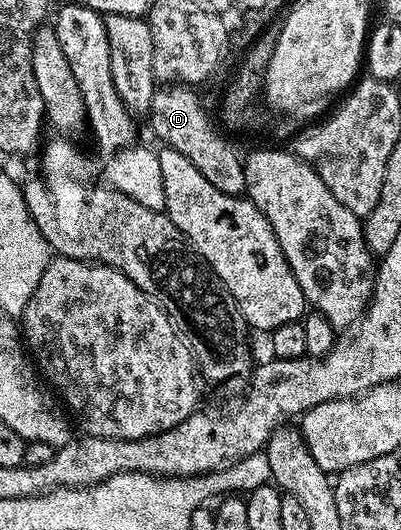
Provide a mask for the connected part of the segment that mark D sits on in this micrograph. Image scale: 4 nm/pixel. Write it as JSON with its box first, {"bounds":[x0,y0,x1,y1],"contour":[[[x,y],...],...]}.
{"bounds":[147,84,245,196],"contour":[[[184,84],[158,87],[157,91],[153,93],[153,101],[147,113],[149,124],[153,127],[154,134],[162,140],[160,143],[179,150],[179,154],[183,154],[187,158],[187,162],[191,162],[191,166],[195,166],[195,170],[199,170],[199,174],[203,174],[203,178],[207,178],[207,182],[211,182],[211,186],[215,186],[215,190],[223,190],[223,194],[240,196],[245,192],[245,165],[242,157],[240,155],[237,157],[236,150],[217,133],[218,125],[215,120],[215,125],[213,125],[208,110],[201,105],[200,98],[193,92],[196,91]]]}

